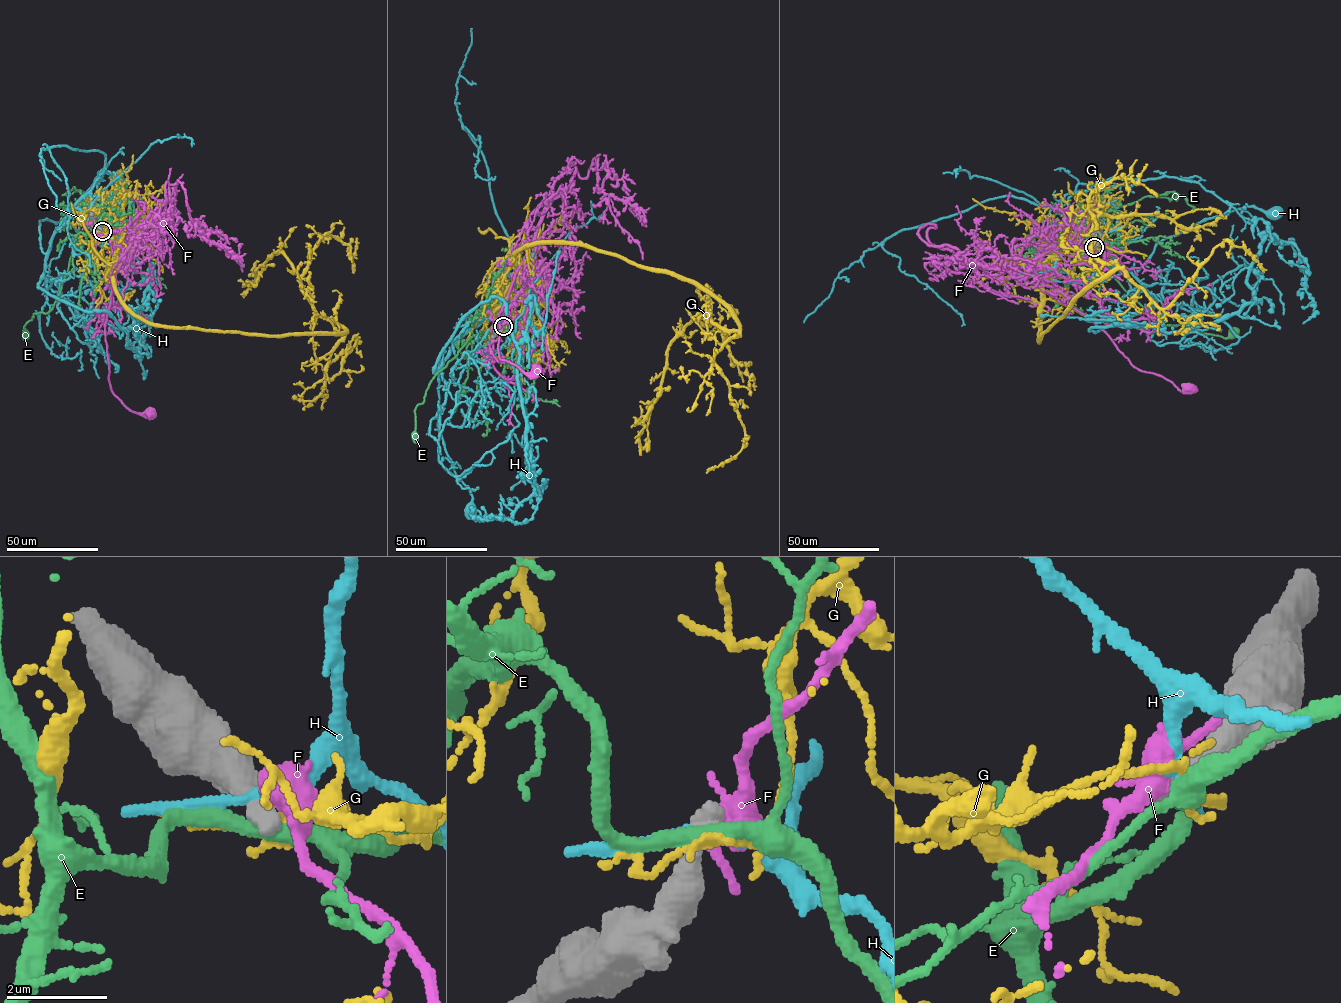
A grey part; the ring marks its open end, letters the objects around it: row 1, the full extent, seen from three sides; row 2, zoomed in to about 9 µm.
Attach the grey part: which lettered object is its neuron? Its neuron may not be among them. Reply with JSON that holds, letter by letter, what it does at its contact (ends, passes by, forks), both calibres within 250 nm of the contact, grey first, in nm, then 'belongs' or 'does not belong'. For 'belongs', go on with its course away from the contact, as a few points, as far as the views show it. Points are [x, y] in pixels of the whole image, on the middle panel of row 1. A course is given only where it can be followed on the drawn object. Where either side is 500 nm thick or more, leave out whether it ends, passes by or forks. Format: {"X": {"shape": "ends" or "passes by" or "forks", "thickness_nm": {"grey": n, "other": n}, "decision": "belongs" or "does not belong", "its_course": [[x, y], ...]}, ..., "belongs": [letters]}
{"E": {"shape": "passes by", "thickness_nm": {"grey": 440, "other": 320}, "decision": "does not belong"}, "F": {"thickness_nm": {"grey": 440, "other": 550}, "decision": "does not belong"}, "G": {"shape": "forks", "thickness_nm": {"grey": 460, "other": 160}, "decision": "does not belong"}, "H": {"thickness_nm": {"grey": 500, "other": 150}, "decision": "does not belong"}, "belongs": []}

